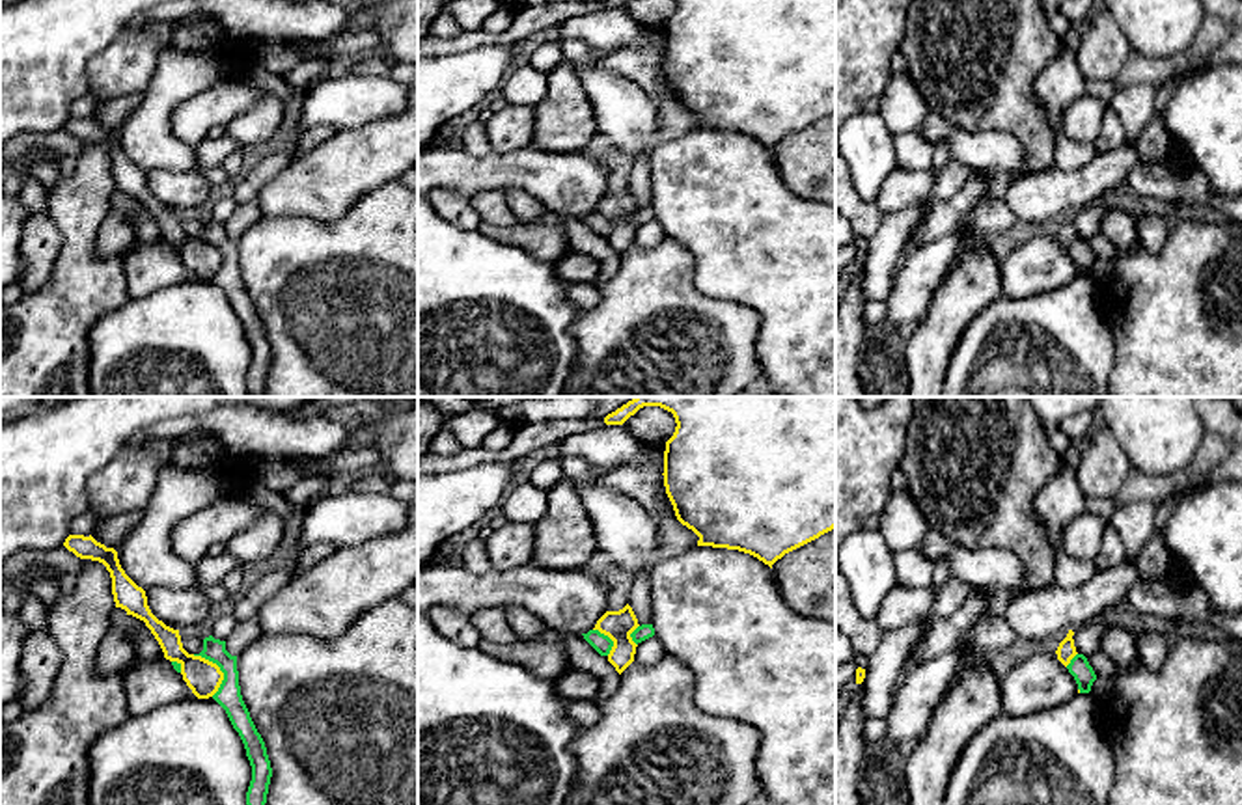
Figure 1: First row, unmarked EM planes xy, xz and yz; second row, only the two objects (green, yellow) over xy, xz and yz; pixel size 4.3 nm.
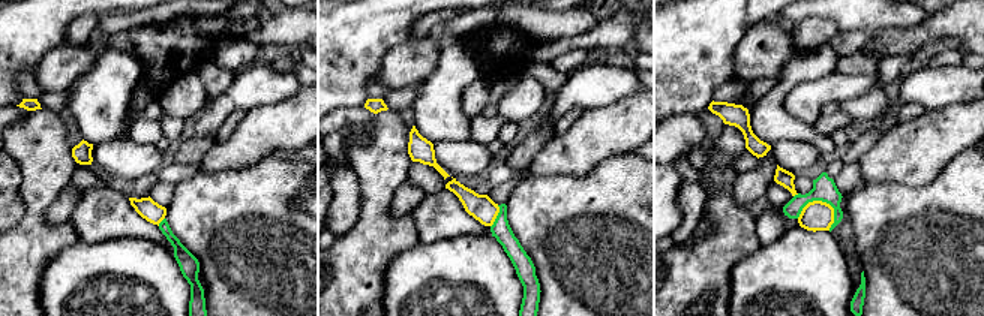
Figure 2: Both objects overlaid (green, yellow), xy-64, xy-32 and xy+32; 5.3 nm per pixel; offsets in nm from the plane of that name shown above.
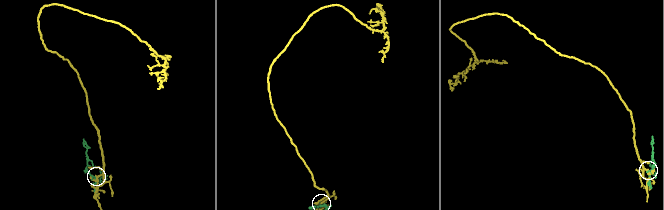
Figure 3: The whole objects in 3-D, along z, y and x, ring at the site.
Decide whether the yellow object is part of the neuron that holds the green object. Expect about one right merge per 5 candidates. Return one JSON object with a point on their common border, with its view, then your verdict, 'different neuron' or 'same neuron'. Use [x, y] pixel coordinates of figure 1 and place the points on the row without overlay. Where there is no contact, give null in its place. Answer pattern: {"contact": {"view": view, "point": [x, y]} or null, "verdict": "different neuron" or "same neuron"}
{"contact": {"view": "xy", "point": [220, 252]}, "verdict": "different neuron"}

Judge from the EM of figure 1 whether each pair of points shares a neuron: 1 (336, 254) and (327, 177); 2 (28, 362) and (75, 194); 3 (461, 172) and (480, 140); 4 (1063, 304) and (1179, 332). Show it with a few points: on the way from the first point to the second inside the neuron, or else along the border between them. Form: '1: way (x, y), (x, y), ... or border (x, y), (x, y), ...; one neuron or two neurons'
1: border (366, 194), (332, 220), (289, 217); two neurons
2: way (55, 321), (75, 297), (75, 235); one neuron
3: border (459, 148), (472, 155), (487, 155), (491, 151); two neurons
4: border (1099, 289), (1116, 358); two neurons

